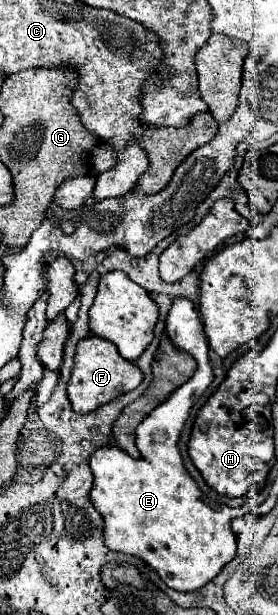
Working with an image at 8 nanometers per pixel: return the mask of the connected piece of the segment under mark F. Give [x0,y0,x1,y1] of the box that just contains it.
[67,337,143,413]

